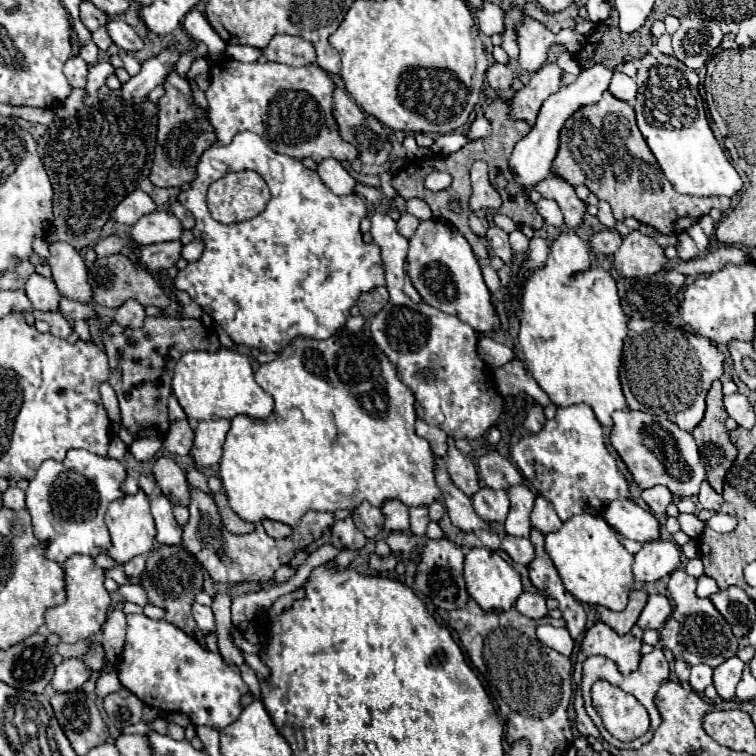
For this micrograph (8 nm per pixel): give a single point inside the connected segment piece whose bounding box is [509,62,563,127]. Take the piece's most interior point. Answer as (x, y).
(547, 80)

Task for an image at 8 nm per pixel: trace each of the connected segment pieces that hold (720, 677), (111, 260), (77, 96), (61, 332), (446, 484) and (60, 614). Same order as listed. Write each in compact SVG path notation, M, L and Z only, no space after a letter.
M733 656L715 668L713 686L717 688L717 694L723 700L731 700L735 696L735 686L741 680L743 668L745 668L745 664L739 660L739 656Z
M113 254L107 258L97 258L91 268L89 268L89 284L93 288L93 300L99 306L109 306L109 308L119 308L125 300L133 298L143 306L157 306L165 310L169 306L169 298L161 284L145 270L137 260L131 260L125 254Z
M73 90L71 96L63 102L63 106L55 108L55 118L69 118L69 116L77 114L77 110L81 110L81 106L85 106L81 96L83 96L83 90Z
M33 310L33 316L39 318L39 320L47 320L51 324L51 334L59 338L67 338L71 332L73 332L73 326L59 314L59 312L35 312Z
M435 458L437 464L437 484L443 492L443 502L447 506L447 514L453 522L453 526L457 526L461 532L475 532L475 530L491 530L489 524L473 510L471 498L467 498L459 488L453 486L447 470L445 470L445 462L441 458Z
M71 556L65 562L67 600L61 606L53 606L45 612L45 624L49 632L59 634L61 640L69 644L97 634L107 620L107 608L111 604L111 596L103 586L103 578L105 578L103 570L95 564L91 556Z

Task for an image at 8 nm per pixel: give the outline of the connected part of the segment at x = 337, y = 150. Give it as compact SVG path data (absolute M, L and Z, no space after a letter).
M225 58L211 64L211 84L205 92L209 120L221 144L229 144L239 132L255 132L277 154L299 160L313 158L315 162L323 162L325 158L353 162L357 148L339 136L337 124L333 122L333 86L331 76L315 62L297 68L265 60L243 64Z

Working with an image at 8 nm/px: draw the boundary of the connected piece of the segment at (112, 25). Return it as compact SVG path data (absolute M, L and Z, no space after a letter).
M119 20L107 22L107 32L109 32L111 40L113 40L119 48L123 48L125 52L139 52L139 50L143 48L141 38L139 38L139 36L133 32L133 28L131 28L129 24L125 24L125 22L119 22Z

